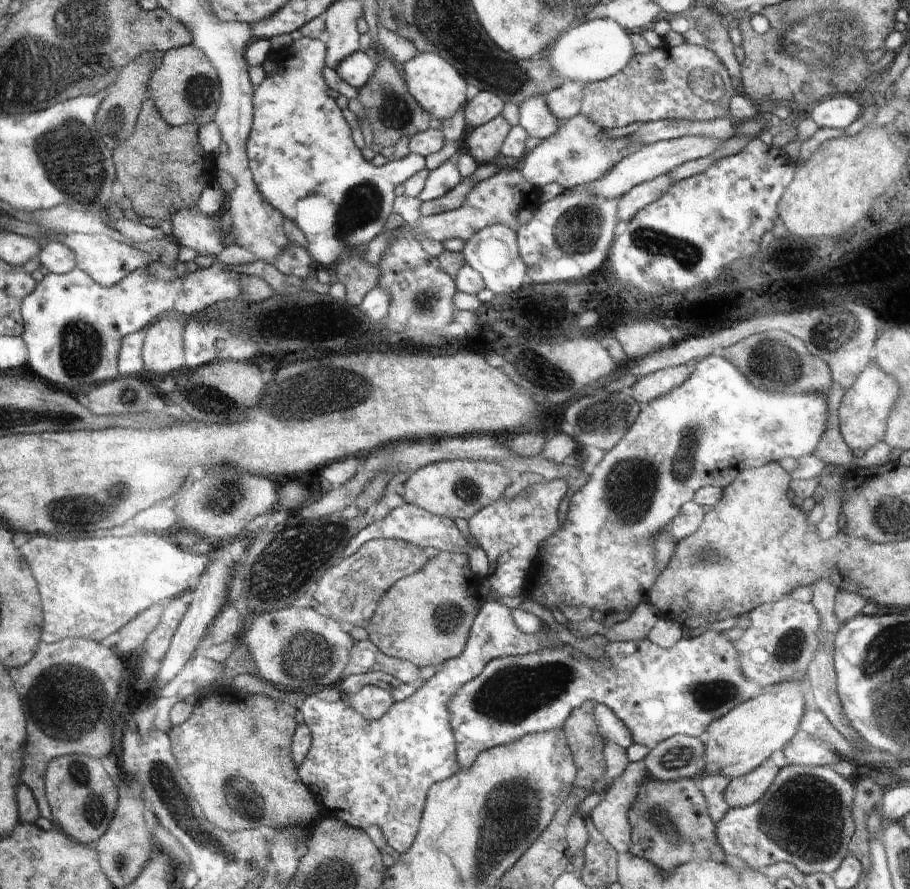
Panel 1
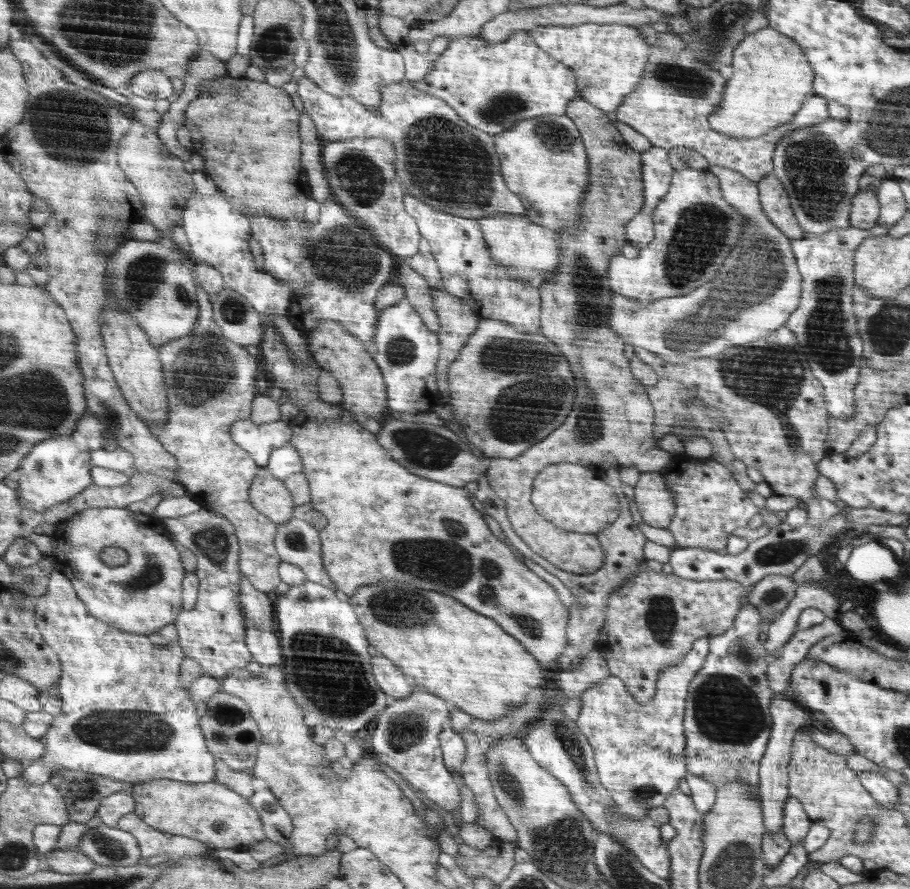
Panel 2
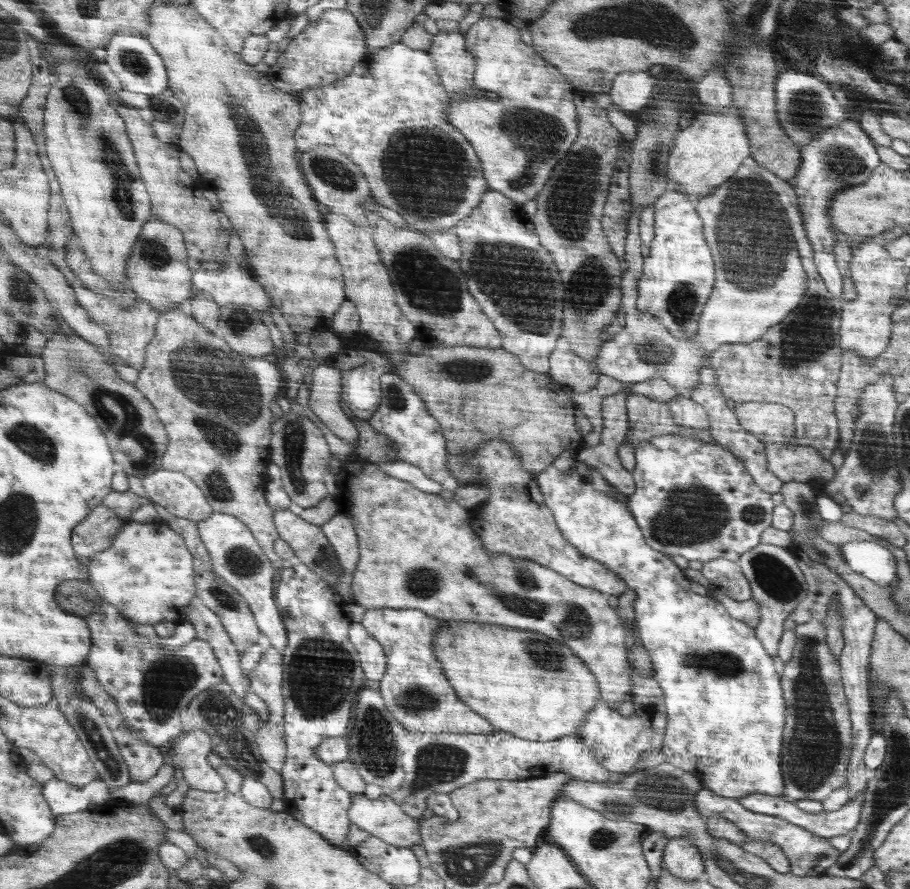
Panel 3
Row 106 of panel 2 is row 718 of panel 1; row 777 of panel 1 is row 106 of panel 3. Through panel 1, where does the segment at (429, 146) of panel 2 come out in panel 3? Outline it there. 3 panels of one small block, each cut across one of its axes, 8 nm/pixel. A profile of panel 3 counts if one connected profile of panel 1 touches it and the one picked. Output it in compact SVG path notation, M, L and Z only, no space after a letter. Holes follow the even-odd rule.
M398 42L377 53L368 53L353 66L350 74L334 84L306 88L298 100L303 112L301 126L297 129L298 150L306 152L317 145L335 146L341 150L361 167L366 178L370 178L374 201L398 212L408 228L424 234L454 228L473 213L491 189L481 159L469 139L446 118L449 93L428 50L414 50Z

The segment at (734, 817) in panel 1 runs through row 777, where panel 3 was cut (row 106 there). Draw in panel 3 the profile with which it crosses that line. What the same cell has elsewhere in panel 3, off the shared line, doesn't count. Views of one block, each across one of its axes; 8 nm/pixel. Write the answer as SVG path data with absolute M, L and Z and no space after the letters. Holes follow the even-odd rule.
M784 68L780 70L777 78L777 115L785 134L797 144L798 150L802 150L802 145L812 141L822 130L837 126L840 121L853 119L855 113L852 109L840 103L834 96L834 86L826 84L826 80L809 73L801 72L794 68Z

